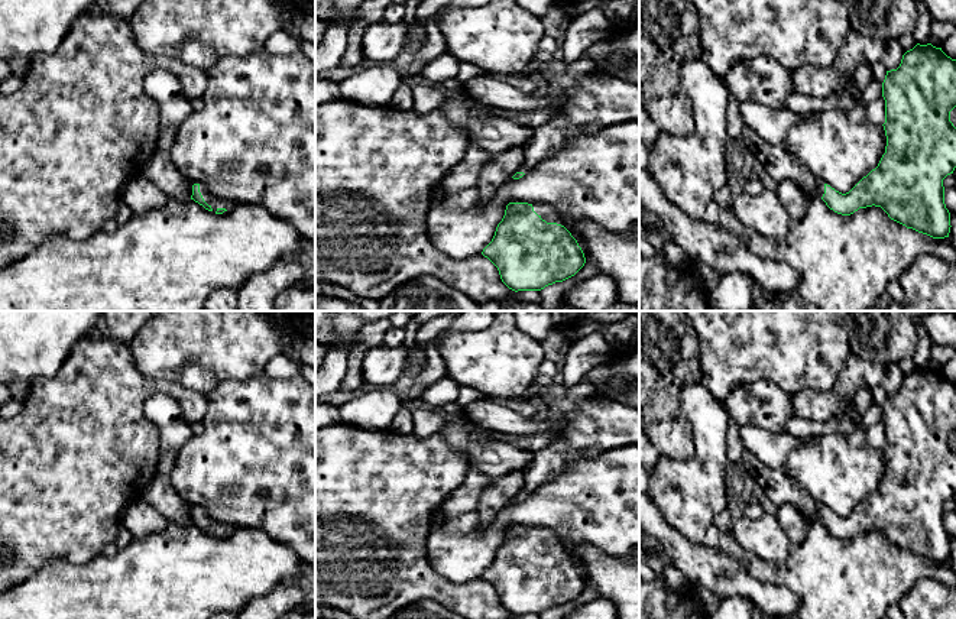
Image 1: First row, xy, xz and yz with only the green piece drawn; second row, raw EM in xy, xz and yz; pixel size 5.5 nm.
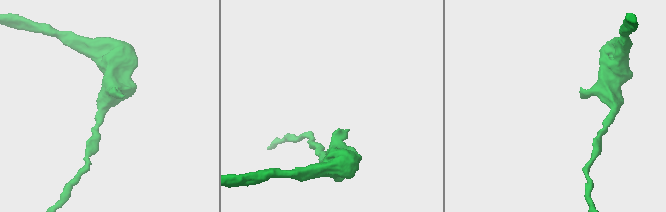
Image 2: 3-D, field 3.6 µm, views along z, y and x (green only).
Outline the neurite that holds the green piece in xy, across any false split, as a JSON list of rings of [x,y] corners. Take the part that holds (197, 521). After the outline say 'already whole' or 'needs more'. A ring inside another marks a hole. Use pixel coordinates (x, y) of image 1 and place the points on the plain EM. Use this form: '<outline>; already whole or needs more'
[[[200,508],[192,509],[191,524],[194,524],[200,529],[202,529],[205,534],[213,535],[215,538],[223,538],[233,529],[233,526],[230,525],[210,519],[207,513]]]; needs more

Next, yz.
[[[917,367],[902,379],[897,393],[887,395],[882,406],[885,424],[885,477],[878,490],[849,516],[842,518],[820,506],[807,522],[821,522],[837,538],[881,531],[891,544],[933,563],[949,561],[950,537],[944,528],[943,503],[956,492],[956,451],[950,435],[956,431],[956,383],[931,367]]]; needs more

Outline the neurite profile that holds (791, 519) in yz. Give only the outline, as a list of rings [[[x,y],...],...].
[[[790,503],[781,505],[775,516],[791,544],[803,542],[808,522],[797,506]]]

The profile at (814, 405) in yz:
[[[850,353],[845,370],[830,390],[803,390],[793,395],[795,417],[824,422],[840,415],[858,389],[872,390],[881,386],[887,366],[881,359],[863,360]]]

